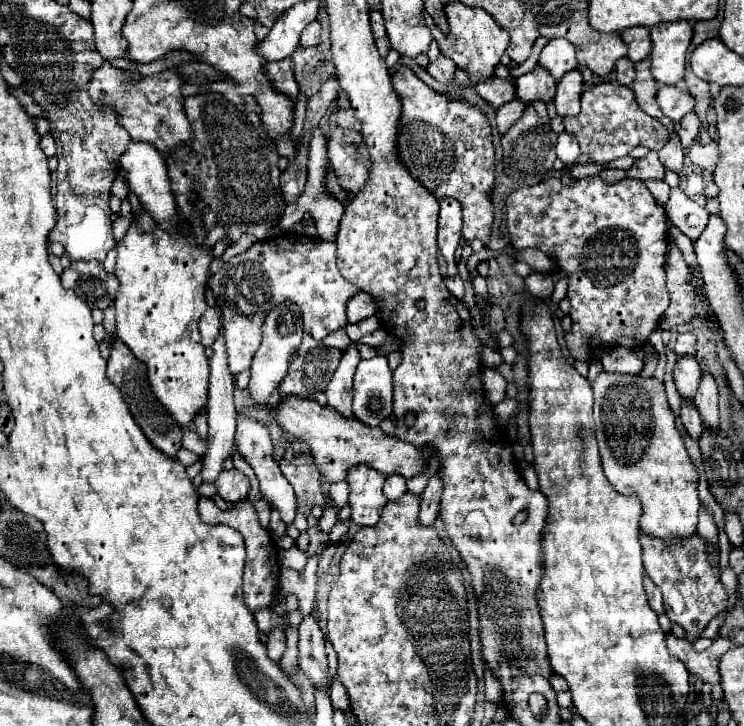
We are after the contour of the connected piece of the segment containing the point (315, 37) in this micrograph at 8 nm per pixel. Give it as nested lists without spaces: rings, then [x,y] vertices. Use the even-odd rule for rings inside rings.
[[[314,20],[312,24],[308,24],[302,32],[302,38],[300,38],[300,46],[308,48],[308,46],[316,46],[316,42],[320,42],[320,24]]]

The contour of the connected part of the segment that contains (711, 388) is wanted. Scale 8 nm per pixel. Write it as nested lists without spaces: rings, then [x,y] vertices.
[[[702,370],[702,380],[694,396],[694,406],[698,408],[708,428],[718,428],[718,386],[714,376],[706,370]]]

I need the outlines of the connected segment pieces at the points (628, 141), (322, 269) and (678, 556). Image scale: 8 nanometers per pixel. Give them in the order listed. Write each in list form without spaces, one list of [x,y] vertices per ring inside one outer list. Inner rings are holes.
[[[598,84],[582,96],[582,110],[578,116],[564,118],[566,132],[576,136],[582,154],[590,154],[594,162],[612,162],[626,156],[636,146],[660,150],[668,142],[670,132],[662,122],[640,110],[634,92],[620,84]]]
[[[286,232],[250,246],[244,254],[224,262],[222,268],[212,274],[210,290],[216,296],[216,304],[224,316],[224,340],[228,354],[228,368],[238,374],[252,364],[252,356],[260,346],[260,330],[264,314],[280,302],[294,302],[304,310],[304,330],[316,340],[326,338],[332,330],[344,328],[346,304],[360,290],[348,282],[336,266],[336,246],[320,242],[306,234]]]
[[[640,530],[640,542],[644,548],[644,570],[662,590],[666,616],[680,624],[686,630],[686,638],[694,642],[702,632],[702,624],[708,624],[728,606],[728,592],[720,580],[720,566],[710,564],[706,540],[702,540],[696,532],[684,542],[664,544],[662,540],[650,538],[644,530]]]

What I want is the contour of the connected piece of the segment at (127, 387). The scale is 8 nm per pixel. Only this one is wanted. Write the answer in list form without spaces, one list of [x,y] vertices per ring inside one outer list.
[[[114,340],[114,344],[112,344],[112,354],[108,360],[108,380],[120,388],[122,398],[130,408],[130,414],[134,416],[136,424],[142,428],[146,438],[152,442],[152,446],[158,448],[162,454],[176,458],[176,452],[182,448],[182,432],[184,430],[178,426],[178,422],[172,420],[172,416],[164,410],[164,406],[160,406],[156,396],[152,394],[148,374],[146,374],[146,364],[140,362],[128,350],[128,346],[124,346],[124,342],[120,342],[120,340]]]

